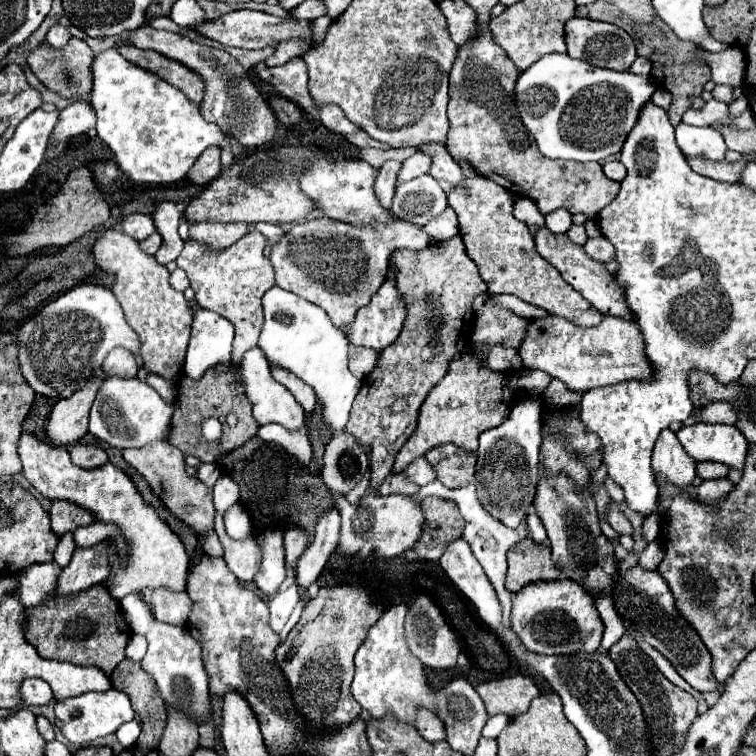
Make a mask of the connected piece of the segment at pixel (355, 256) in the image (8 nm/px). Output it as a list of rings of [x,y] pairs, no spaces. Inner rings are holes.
[[[316,218],[296,224],[272,246],[270,262],[276,270],[276,286],[290,290],[308,302],[320,306],[340,330],[354,322],[356,312],[366,306],[386,278],[388,258],[398,248],[422,250],[430,238],[408,222],[388,226],[346,226],[330,218]]]

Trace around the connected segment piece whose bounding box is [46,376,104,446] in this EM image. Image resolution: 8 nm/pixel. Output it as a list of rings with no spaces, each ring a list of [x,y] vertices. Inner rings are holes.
[[[94,376],[72,396],[56,402],[46,422],[46,434],[52,444],[68,446],[78,442],[88,432],[88,414],[102,382],[102,378]]]

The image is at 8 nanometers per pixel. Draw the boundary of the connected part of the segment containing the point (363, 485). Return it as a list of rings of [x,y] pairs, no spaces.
[[[370,470],[366,472],[362,480],[352,489],[347,495],[346,499],[350,503],[357,502],[363,496],[369,494],[372,491],[370,488]]]

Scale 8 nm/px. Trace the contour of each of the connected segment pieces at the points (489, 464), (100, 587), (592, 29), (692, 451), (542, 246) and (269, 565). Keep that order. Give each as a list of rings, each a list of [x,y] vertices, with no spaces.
[[[520,398],[510,418],[492,430],[480,434],[478,462],[476,462],[476,488],[478,500],[488,514],[500,520],[508,528],[516,528],[524,518],[528,506],[534,502],[536,486],[540,480],[540,444],[542,444],[542,420],[540,402],[534,398]]]
[[[96,584],[86,594],[78,594],[74,602],[58,602],[50,598],[50,604],[34,606],[26,610],[26,640],[38,650],[42,658],[66,660],[78,666],[98,666],[106,676],[126,658],[124,648],[130,638],[130,626],[122,618],[118,602],[108,594],[104,584]]]
[[[570,18],[564,26],[566,32],[566,46],[568,46],[568,54],[572,58],[578,60],[586,60],[594,66],[600,68],[610,68],[610,70],[628,70],[628,66],[634,62],[636,54],[636,46],[630,38],[630,34],[626,34],[622,28],[614,26],[614,24],[606,24],[606,22],[596,22],[590,18]]]
[[[692,424],[678,432],[684,450],[696,460],[712,460],[742,470],[748,450],[744,434],[728,424]]]
[[[546,226],[536,230],[536,250],[538,254],[548,260],[556,270],[560,270],[562,278],[574,288],[578,290],[596,310],[600,310],[602,314],[618,314],[624,318],[634,320],[634,314],[630,314],[626,310],[626,302],[622,302],[622,290],[618,290],[618,286],[614,286],[614,276],[610,272],[606,272],[604,264],[592,260],[586,256],[582,246],[574,246],[570,242],[570,238],[566,238],[566,234],[554,234],[550,232]]]
[[[268,530],[264,534],[264,540],[260,544],[262,548],[262,564],[260,570],[254,578],[256,586],[266,594],[272,596],[278,592],[280,584],[286,578],[286,568],[284,568],[284,532],[282,530]]]

